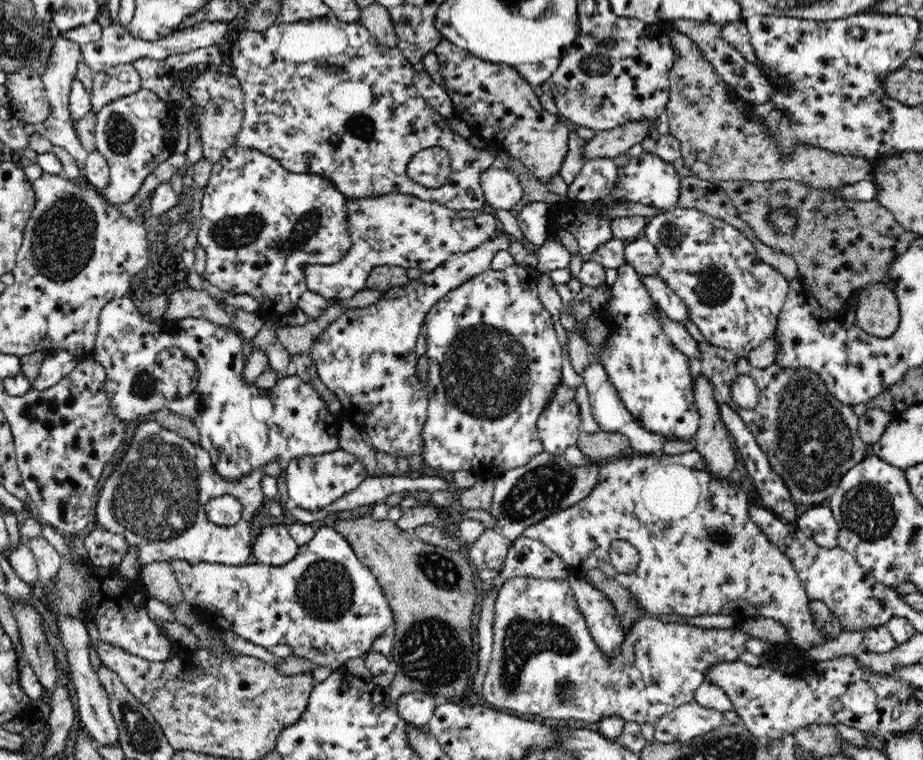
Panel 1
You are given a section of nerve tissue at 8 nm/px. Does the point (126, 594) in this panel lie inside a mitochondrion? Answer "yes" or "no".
no

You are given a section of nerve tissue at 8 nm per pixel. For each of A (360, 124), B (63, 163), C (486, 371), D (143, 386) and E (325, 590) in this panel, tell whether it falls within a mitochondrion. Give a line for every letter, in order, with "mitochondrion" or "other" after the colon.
A: mitochondrion
B: other
C: mitochondrion
D: mitochondrion
E: mitochondrion

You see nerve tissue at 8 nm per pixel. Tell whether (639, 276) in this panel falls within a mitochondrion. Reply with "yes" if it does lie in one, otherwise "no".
no

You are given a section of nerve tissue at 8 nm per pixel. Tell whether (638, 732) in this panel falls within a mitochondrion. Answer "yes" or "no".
no

